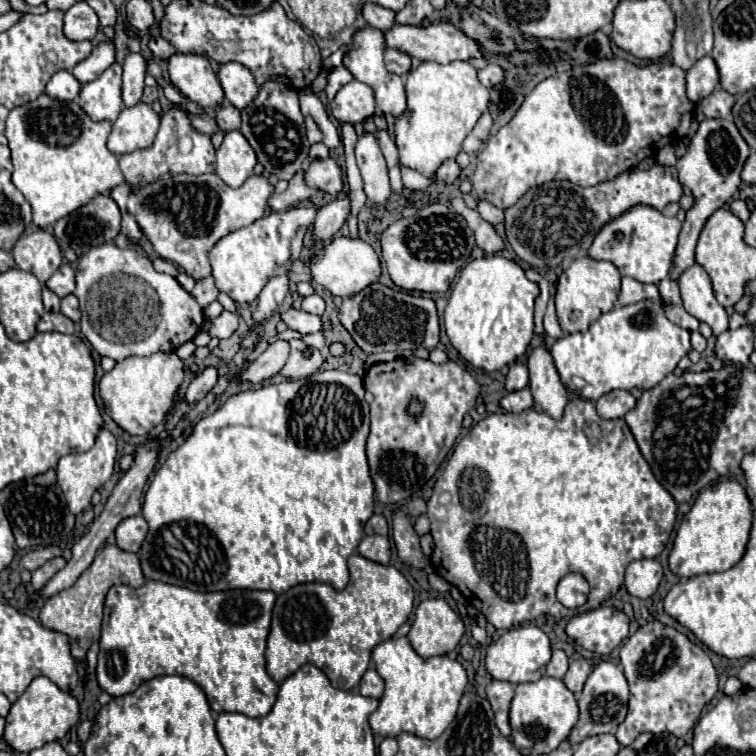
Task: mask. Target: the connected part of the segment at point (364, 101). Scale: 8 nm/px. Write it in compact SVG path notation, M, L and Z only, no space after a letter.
M360 81L346 83L330 103L332 115L342 123L360 125L364 119L372 117L376 111L376 101L372 89Z

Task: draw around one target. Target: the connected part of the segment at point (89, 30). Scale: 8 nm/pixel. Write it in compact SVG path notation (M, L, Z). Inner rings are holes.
M78 1L64 15L64 35L70 41L94 39L98 27L98 15L86 1Z

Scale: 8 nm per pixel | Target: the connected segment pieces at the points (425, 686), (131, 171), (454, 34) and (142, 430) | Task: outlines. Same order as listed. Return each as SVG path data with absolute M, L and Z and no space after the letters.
M406 637L378 643L372 651L372 661L386 683L380 705L368 719L372 733L382 737L396 737L406 731L430 741L440 737L444 727L448 727L448 723L456 717L460 695L468 683L464 667L450 657L422 659Z
M172 107L170 111L164 113L160 131L158 131L152 147L144 149L144 151L134 151L134 153L122 155L118 161L120 161L124 179L132 187L136 187L134 183L140 183L144 179L164 179L164 177L176 175L176 173L192 173L192 175L214 173L214 167L216 167L214 147L210 143L210 137L192 131L192 125L188 123L186 113L180 111L180 107Z
M434 23L428 27L412 27L412 25L392 25L384 33L386 47L398 49L410 57L416 57L420 61L436 61L436 63L450 63L450 61L468 61L470 57L482 57L482 51L472 39L468 39L460 29L456 29L450 23Z
M170 351L170 353L154 353L150 357L126 357L124 361L118 361L116 367L98 383L100 397L104 401L104 407L108 415L114 419L118 427L122 427L130 435L146 437L156 425L160 425L172 405L172 395L184 381L184 363L182 359Z

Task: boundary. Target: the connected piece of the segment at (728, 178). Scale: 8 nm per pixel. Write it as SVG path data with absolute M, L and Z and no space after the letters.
M704 119L692 137L692 143L682 159L678 159L676 169L678 169L678 179L682 185L690 187L694 195L694 205L686 211L686 221L682 225L680 237L678 237L678 247L674 251L672 259L672 271L670 279L678 281L684 269L694 265L694 249L698 235L706 223L706 219L720 207L728 203L728 199L734 197L734 193L740 187L740 171L744 167L744 161L750 155L750 147L744 143L742 135L738 133L736 125L728 119Z

